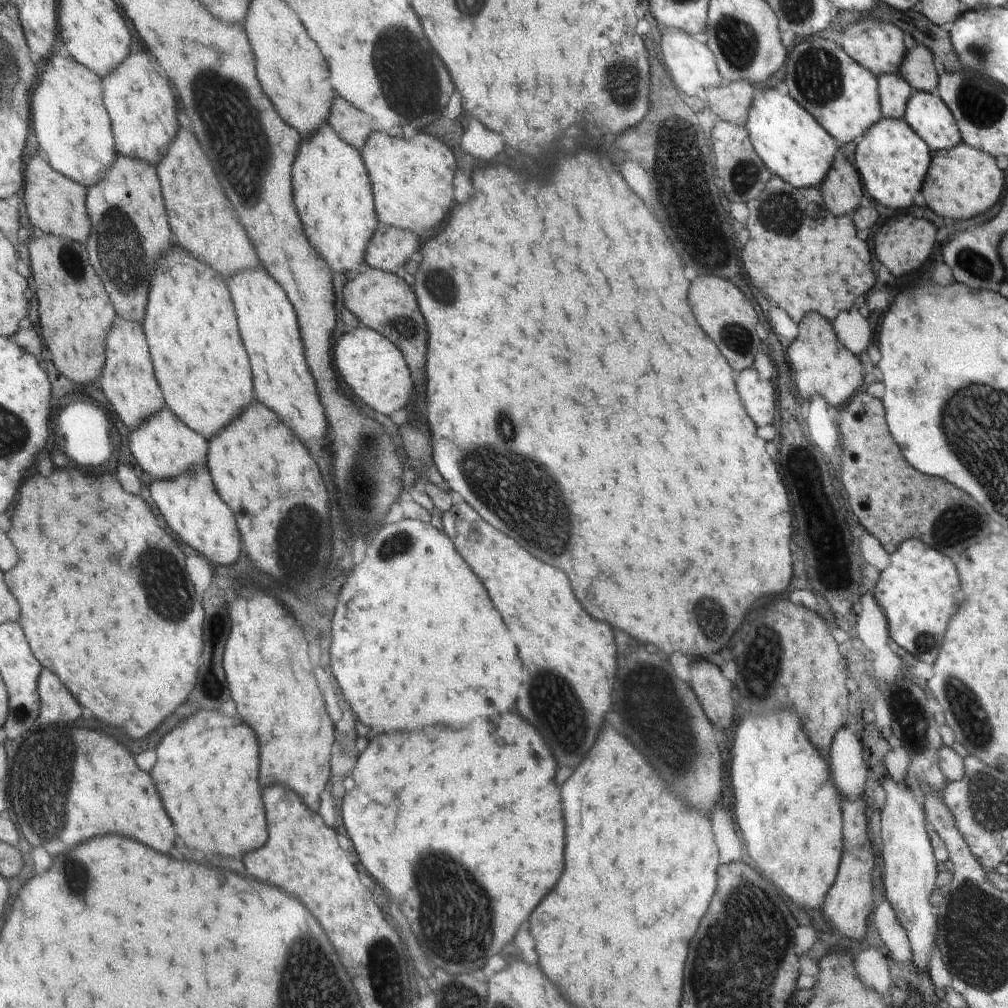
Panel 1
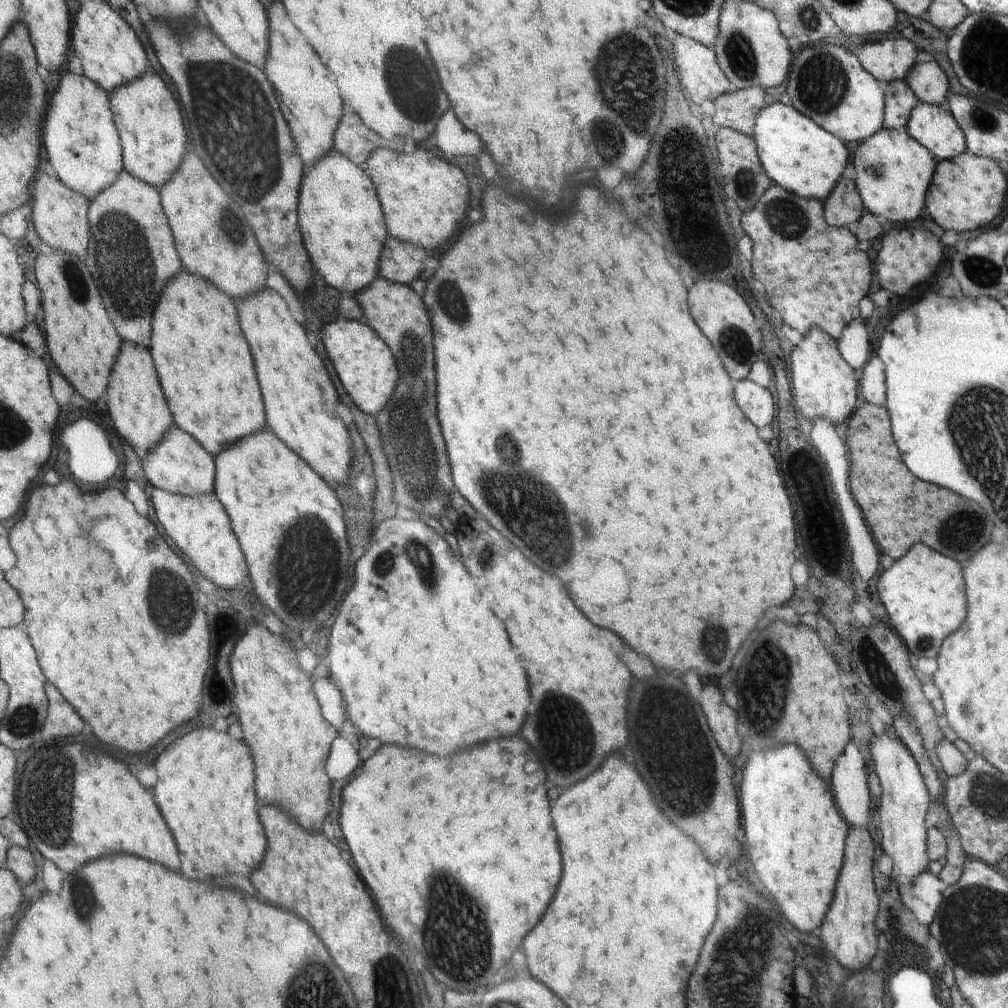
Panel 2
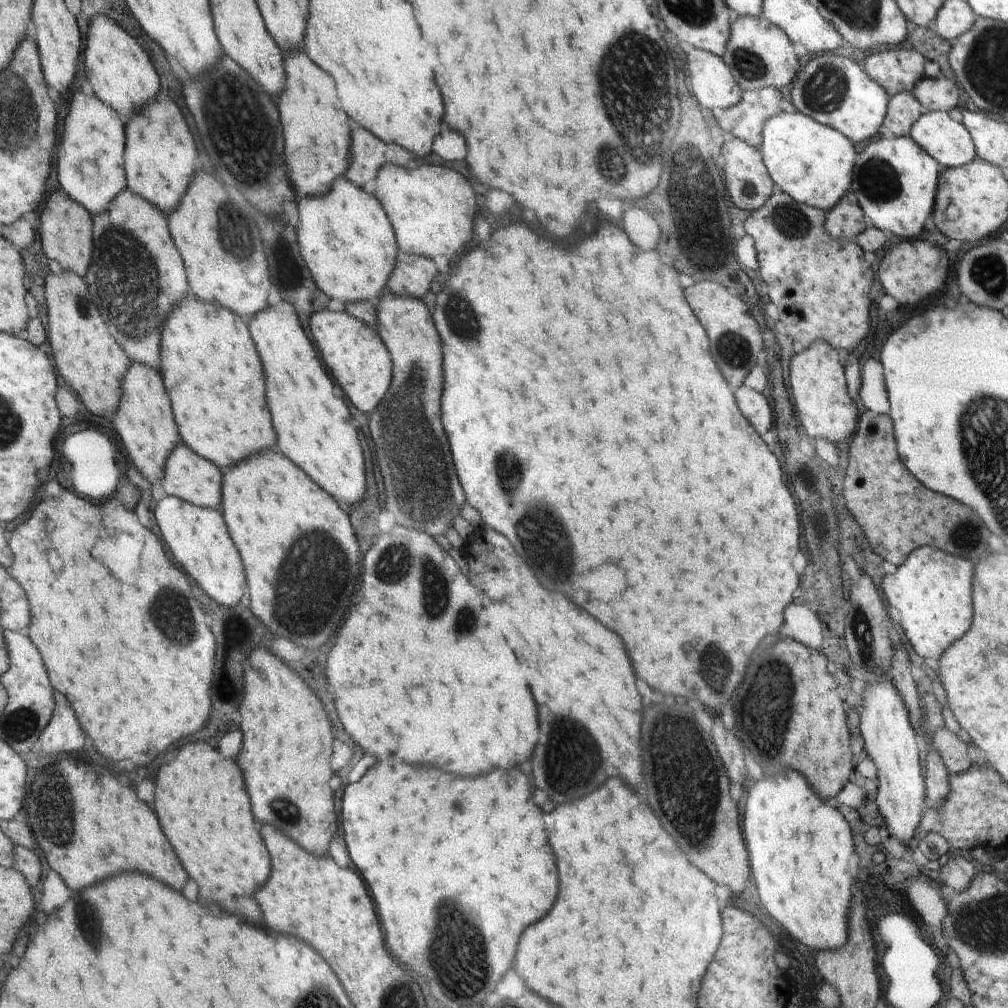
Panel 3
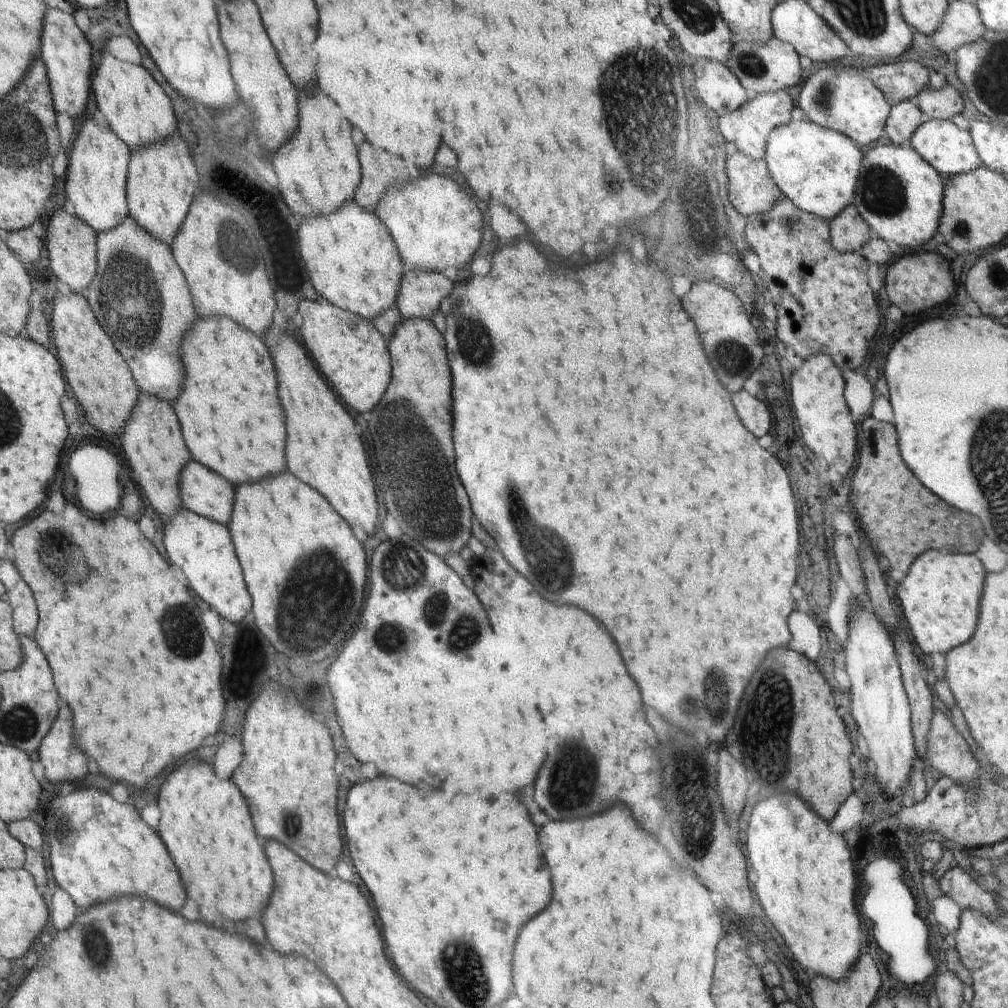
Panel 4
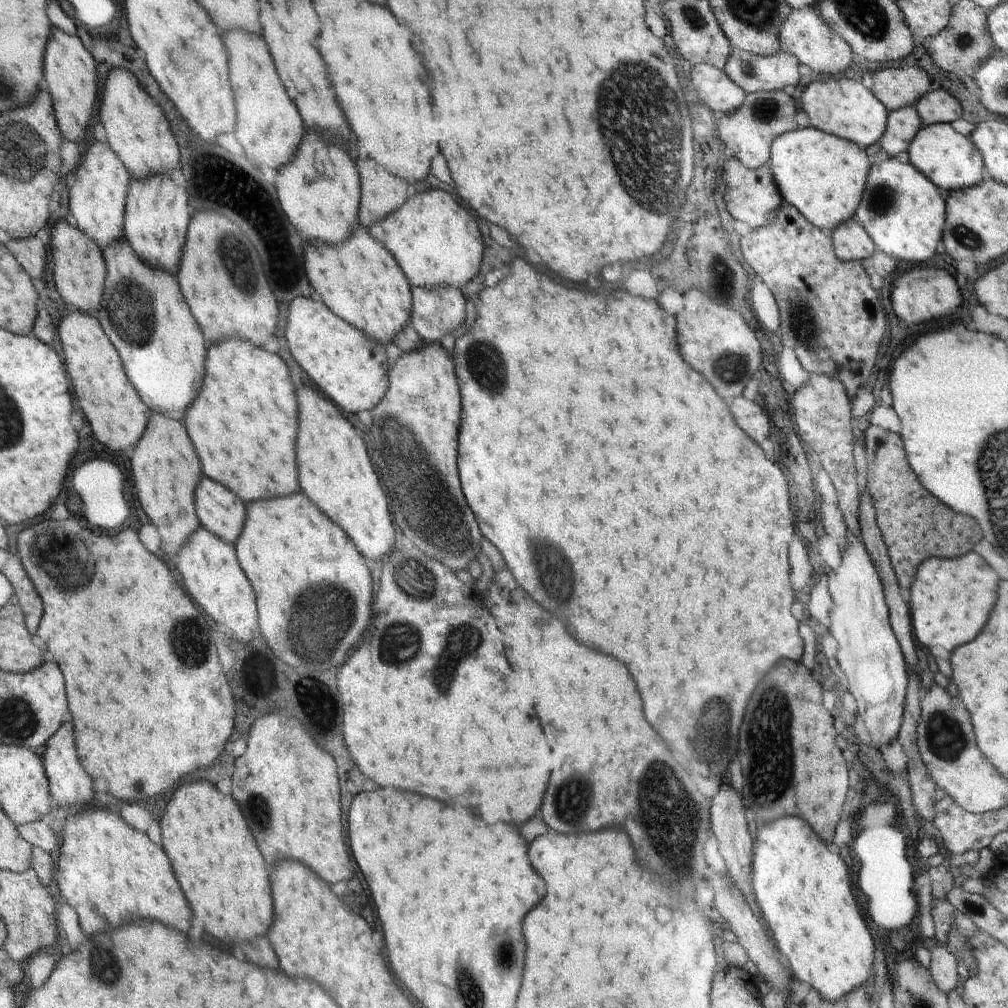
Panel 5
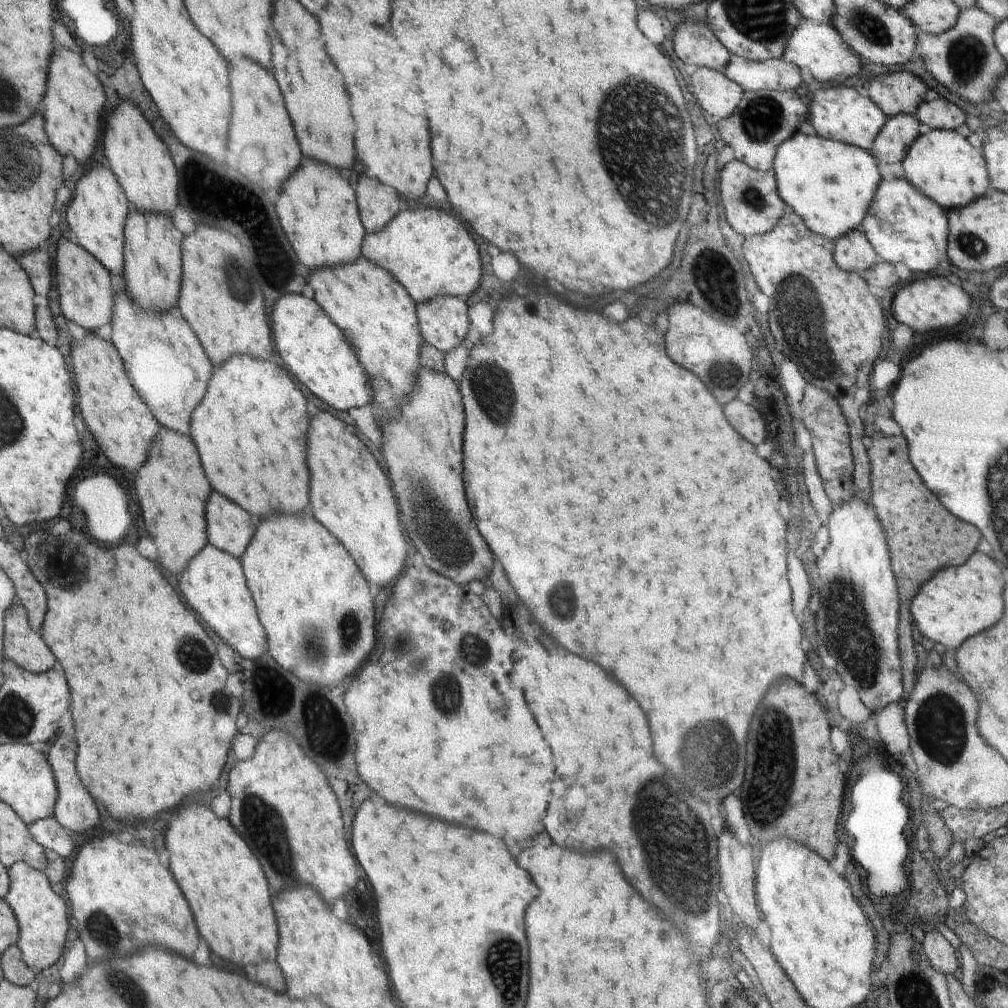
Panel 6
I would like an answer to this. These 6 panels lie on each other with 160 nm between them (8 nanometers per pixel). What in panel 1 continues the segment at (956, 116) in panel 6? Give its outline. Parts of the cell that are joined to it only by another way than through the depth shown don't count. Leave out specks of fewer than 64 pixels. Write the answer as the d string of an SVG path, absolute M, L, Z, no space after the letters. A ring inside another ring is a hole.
M924 45L908 49L908 54L899 72L915 91L931 92L939 84L938 72L932 62L932 53Z

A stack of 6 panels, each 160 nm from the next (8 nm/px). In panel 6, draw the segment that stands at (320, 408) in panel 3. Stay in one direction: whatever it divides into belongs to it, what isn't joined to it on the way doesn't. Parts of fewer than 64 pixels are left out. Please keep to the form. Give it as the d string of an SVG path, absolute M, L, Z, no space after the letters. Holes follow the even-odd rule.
M327 411L314 416L314 432L310 432L314 504L310 506L314 518L322 520L322 524L350 548L350 554L358 560L358 568L366 572L366 580L384 586L400 574L406 560L406 540L398 518L398 506L386 474L362 440L346 432L346 427L347 424Z

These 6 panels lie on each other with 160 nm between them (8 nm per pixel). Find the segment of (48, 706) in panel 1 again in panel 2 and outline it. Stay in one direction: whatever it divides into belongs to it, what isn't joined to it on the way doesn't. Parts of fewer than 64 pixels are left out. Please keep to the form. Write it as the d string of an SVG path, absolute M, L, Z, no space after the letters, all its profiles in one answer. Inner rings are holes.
M50 684L49 698L51 705L49 718L43 728L42 742L44 744L46 744L46 740L52 743L54 738L70 738L70 736L84 732L86 722L82 720L78 710L66 700L66 696L52 684Z

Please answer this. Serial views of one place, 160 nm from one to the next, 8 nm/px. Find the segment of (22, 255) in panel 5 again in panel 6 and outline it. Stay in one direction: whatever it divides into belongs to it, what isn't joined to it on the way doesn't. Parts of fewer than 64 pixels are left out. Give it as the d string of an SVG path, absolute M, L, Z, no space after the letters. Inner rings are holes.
M47 247L28 252L20 260L22 260L22 266L30 272L30 278L34 280L37 294L50 296L50 292L52 292L52 258L48 254Z

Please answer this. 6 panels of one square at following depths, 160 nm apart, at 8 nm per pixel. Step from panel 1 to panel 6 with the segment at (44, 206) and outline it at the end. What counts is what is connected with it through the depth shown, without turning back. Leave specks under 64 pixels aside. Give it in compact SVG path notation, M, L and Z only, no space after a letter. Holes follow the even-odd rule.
M59 238L57 253L57 282L62 311L74 318L88 331L108 331L113 322L116 304L116 284L111 270L85 246L76 244L76 238Z

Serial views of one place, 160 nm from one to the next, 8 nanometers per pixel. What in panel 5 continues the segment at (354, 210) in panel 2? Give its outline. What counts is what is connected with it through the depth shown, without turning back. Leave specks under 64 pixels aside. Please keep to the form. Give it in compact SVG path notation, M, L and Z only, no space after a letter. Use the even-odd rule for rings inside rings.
M358 222L358 226L349 232L346 240L342 240L342 244L324 244L312 239L304 250L306 274L311 287L322 296L322 302L333 313L337 313L342 320L359 328L365 335L386 347L390 343L396 344L397 336L412 322L412 306L410 306L410 302L413 302L413 299L410 300L412 290L394 256L368 230L368 227Z

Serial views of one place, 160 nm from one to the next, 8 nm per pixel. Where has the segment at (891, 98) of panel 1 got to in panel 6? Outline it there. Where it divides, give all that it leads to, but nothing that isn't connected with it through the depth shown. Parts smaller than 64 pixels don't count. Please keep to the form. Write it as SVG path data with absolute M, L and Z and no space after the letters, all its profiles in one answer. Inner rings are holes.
M902 113L890 117L884 123L870 150L883 163L902 162L923 130L922 122L915 115Z

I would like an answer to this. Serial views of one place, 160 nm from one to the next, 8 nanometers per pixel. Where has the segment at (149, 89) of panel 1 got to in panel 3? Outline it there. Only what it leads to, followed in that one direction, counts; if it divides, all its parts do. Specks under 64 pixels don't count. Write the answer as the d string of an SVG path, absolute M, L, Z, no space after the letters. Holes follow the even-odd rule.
M172 98L154 100L150 108L142 108L138 116L132 116L128 136L130 148L126 156L126 168L129 187L170 214L180 206L188 186L193 182L196 162L200 156L192 130L182 114L182 108Z

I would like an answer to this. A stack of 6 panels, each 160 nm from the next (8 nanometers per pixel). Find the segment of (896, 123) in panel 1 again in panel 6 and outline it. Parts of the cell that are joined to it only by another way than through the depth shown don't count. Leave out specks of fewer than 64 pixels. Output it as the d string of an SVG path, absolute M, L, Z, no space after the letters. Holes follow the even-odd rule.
M906 177L882 179L878 200L874 200L874 208L870 208L870 216L866 216L866 224L862 224L860 230L884 261L904 262L911 272L930 272L936 268L949 244L949 222L946 222L944 210Z

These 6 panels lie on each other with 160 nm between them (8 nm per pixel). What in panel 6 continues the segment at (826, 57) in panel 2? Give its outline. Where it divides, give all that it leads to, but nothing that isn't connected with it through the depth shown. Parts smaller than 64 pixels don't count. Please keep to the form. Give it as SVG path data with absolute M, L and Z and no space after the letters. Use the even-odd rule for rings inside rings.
M846 85L818 89L810 103L810 122L818 135L830 140L842 141L849 145L870 150L874 140L884 126L884 111L868 96L858 94L858 90Z

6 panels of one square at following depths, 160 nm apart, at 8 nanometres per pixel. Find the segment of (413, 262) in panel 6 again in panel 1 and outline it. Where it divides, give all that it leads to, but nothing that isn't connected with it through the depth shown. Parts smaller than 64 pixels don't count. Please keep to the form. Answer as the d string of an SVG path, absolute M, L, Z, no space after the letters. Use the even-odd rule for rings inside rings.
M374 132L370 144L361 152L366 156L370 176L374 176L374 196L378 196L378 216L382 216L382 224L412 230L422 236L446 220L454 200L452 180L456 160L440 138L418 132L406 140Z

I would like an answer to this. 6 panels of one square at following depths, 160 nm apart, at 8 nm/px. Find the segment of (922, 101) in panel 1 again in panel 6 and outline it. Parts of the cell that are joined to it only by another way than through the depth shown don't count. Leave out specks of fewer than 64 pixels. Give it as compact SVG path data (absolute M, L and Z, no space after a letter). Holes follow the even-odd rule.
M924 129L902 161L904 176L942 208L954 210L976 202L988 192L984 154L953 130Z

